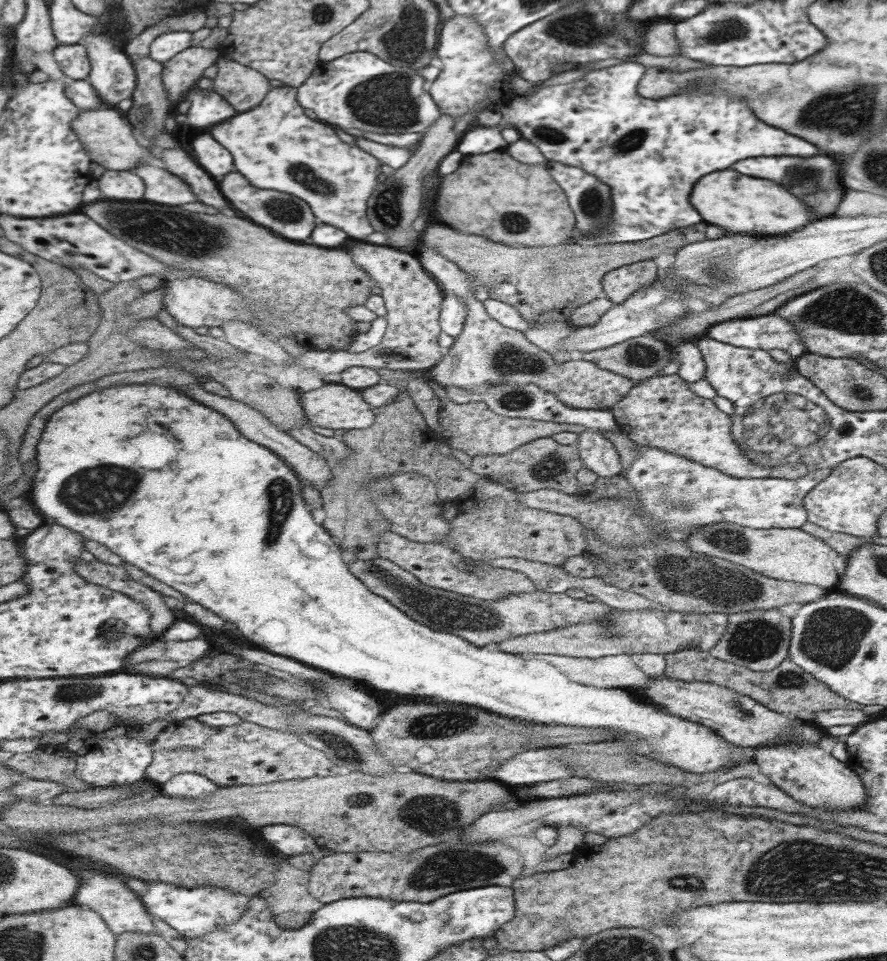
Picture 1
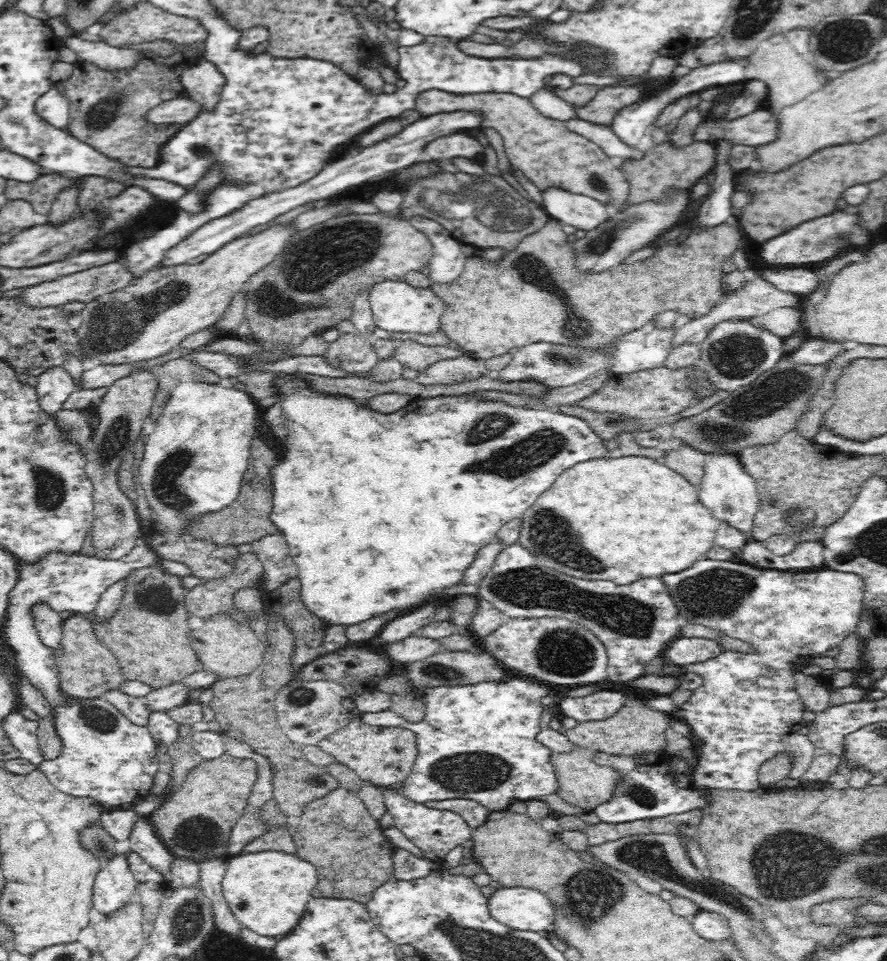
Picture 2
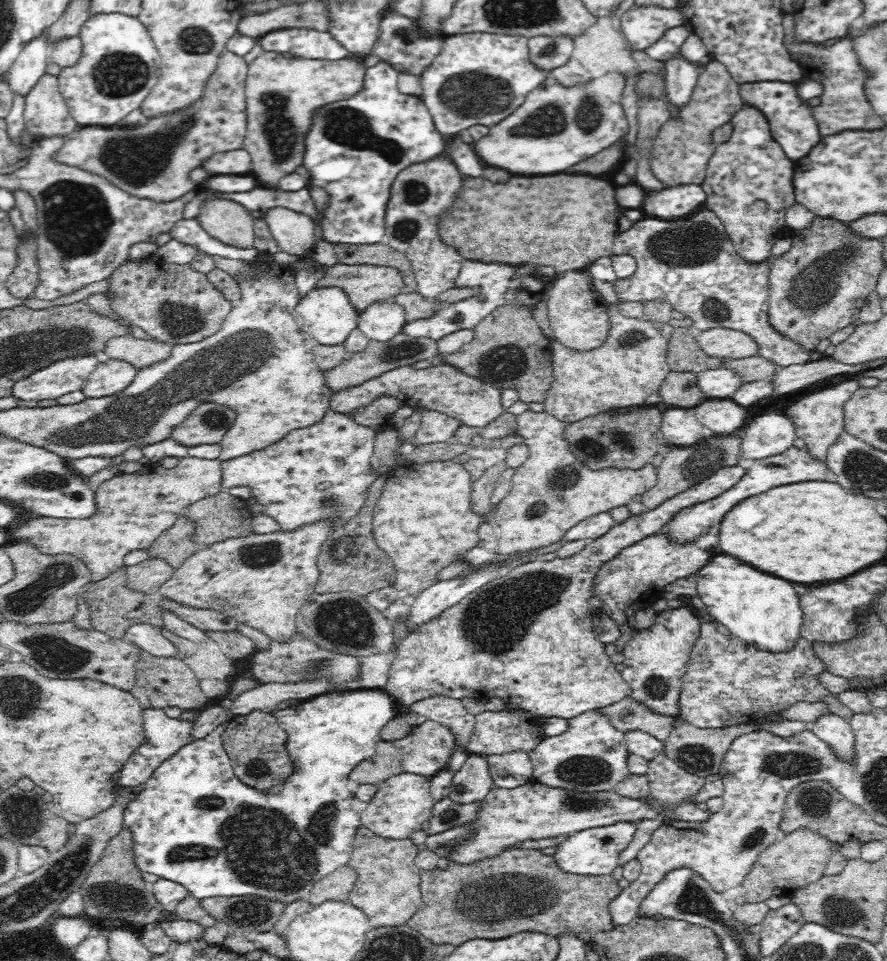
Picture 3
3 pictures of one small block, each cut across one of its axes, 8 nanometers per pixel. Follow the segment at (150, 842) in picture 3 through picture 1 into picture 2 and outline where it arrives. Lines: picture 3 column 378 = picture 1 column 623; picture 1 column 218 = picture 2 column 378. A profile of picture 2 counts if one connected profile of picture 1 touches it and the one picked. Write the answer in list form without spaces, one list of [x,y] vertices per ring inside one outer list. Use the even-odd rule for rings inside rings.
[[[298,372],[273,373],[272,388],[280,398],[274,404],[274,410],[264,410],[262,420],[268,428],[270,440],[274,442],[280,458],[272,466],[272,490],[269,509],[269,522],[276,532],[284,537],[290,550],[290,556],[297,568],[297,579],[300,581],[301,599],[312,614],[324,619],[327,624],[351,625],[388,612],[392,608],[410,608],[430,598],[434,590],[451,587],[457,584],[462,570],[472,562],[476,552],[490,544],[492,538],[506,522],[521,518],[528,506],[534,502],[558,474],[570,468],[576,462],[594,460],[608,456],[604,438],[584,420],[570,413],[563,413],[554,408],[543,410],[532,407],[516,406],[502,399],[488,396],[461,394],[456,396],[440,395],[435,397],[414,397],[400,410],[380,414],[372,410],[368,403],[356,404],[348,396],[340,394],[320,394],[312,387],[312,381]]]

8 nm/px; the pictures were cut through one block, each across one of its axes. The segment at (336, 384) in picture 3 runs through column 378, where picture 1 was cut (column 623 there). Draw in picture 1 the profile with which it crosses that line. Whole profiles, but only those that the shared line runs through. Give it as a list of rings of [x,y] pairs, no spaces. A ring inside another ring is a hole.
[[[642,335],[612,347],[585,352],[581,358],[600,369],[629,377],[636,384],[657,375],[670,362],[671,350],[663,342]]]

